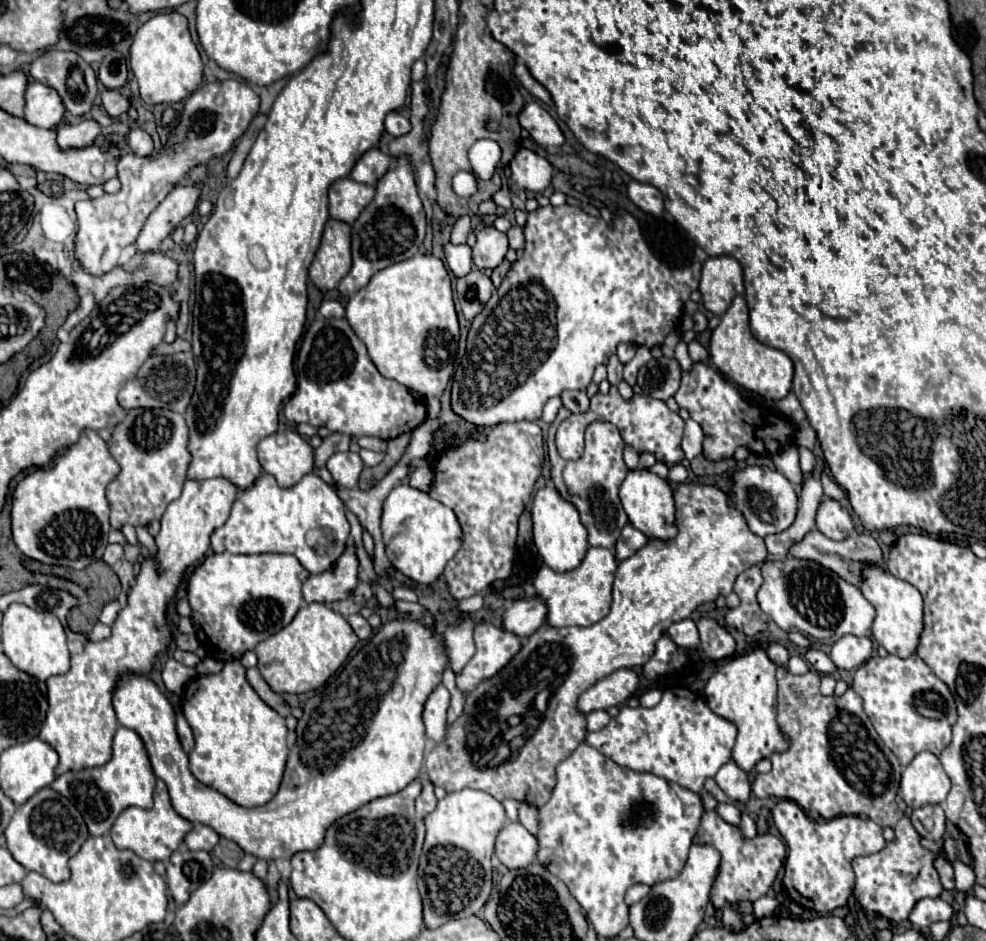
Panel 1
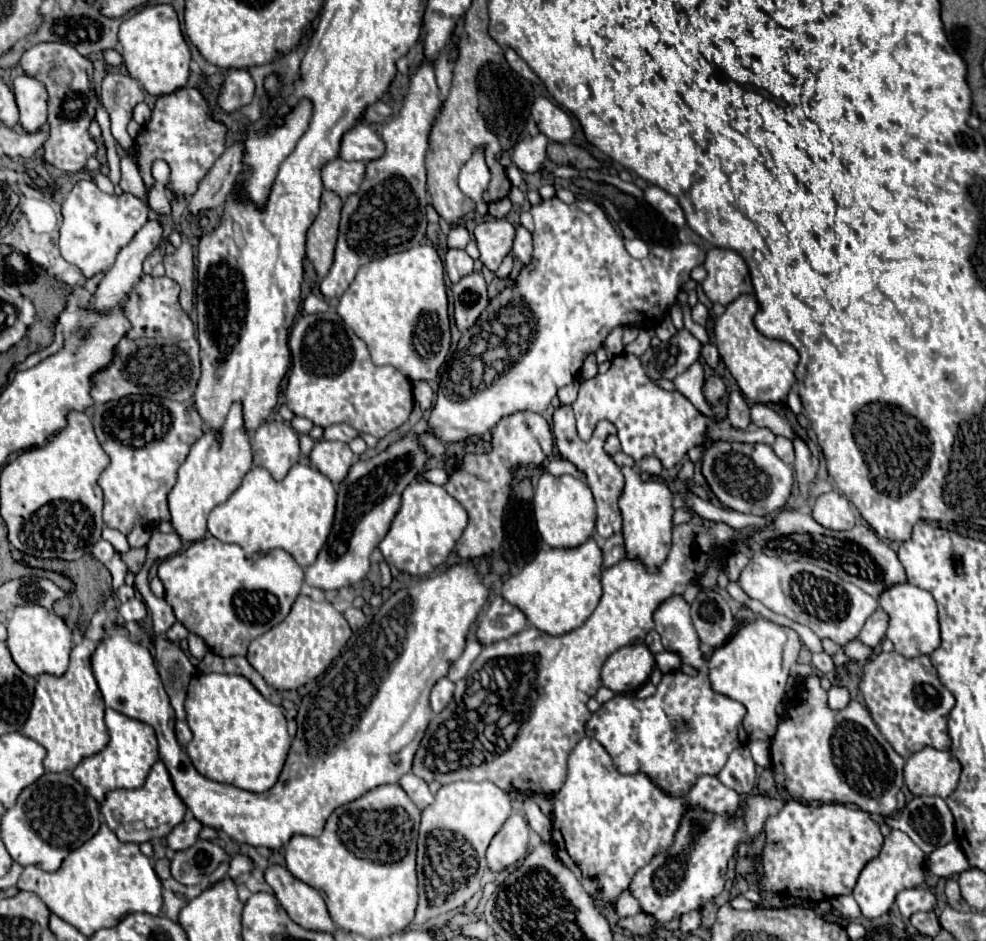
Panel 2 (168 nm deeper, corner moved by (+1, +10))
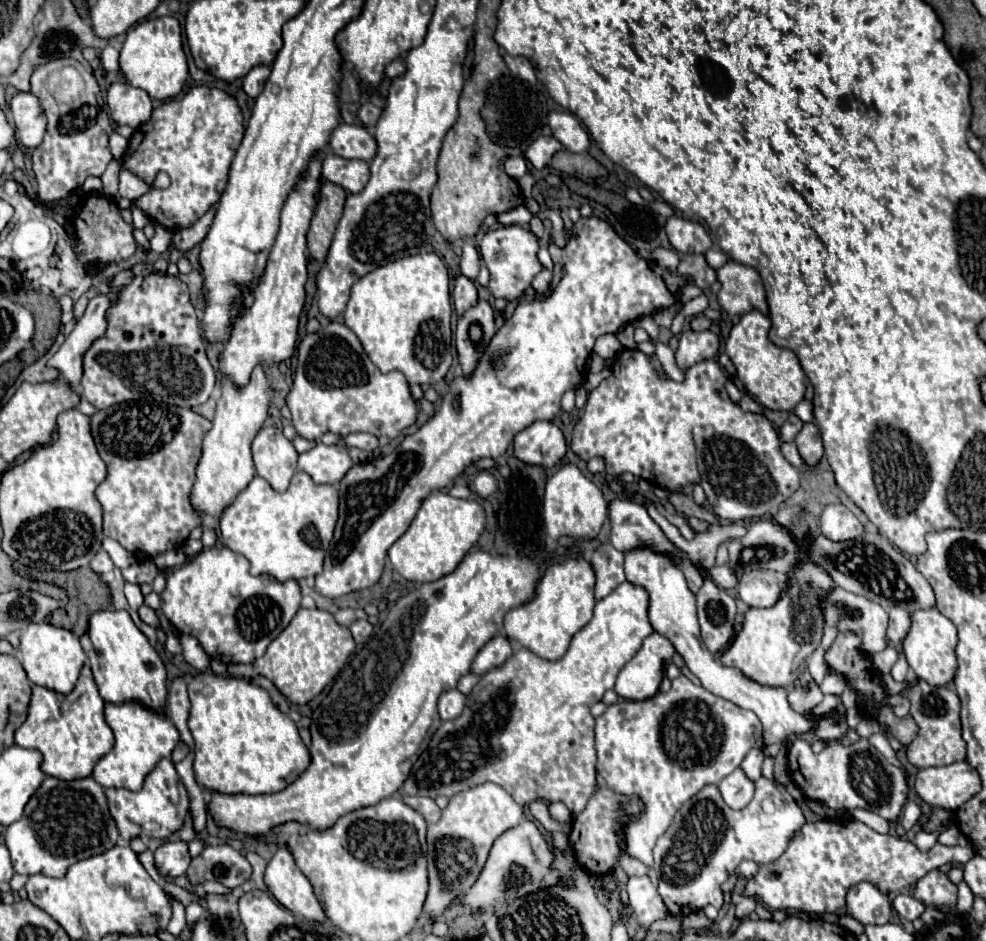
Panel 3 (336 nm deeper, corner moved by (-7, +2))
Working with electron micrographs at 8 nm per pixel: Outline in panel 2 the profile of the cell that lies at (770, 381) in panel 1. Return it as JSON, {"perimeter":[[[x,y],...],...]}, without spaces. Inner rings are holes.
{"perimeter":[[[742,294],[740,298],[736,298],[716,320],[714,342],[718,346],[722,362],[738,382],[748,404],[778,404],[786,400],[792,384],[796,382],[794,370],[798,364],[798,352],[786,342],[770,340],[760,334],[752,320],[756,312],[758,302],[754,296]]]}

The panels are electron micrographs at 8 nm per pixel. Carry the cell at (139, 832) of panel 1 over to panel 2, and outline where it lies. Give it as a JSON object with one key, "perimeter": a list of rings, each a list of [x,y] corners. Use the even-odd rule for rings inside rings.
{"perimeter":[[[158,760],[150,768],[144,786],[140,786],[136,790],[122,788],[122,790],[108,792],[100,810],[106,818],[106,824],[118,836],[118,840],[142,844],[152,838],[166,838],[170,834],[170,830],[182,822],[184,812],[186,812],[186,804],[176,794],[172,778],[170,778],[164,762]]]}

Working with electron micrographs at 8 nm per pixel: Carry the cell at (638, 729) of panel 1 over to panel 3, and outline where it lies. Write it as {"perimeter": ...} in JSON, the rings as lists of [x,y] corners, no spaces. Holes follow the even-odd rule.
{"perimeter":[[[684,674],[672,680],[672,688],[666,694],[658,692],[656,696],[642,702],[620,700],[608,706],[608,710],[600,718],[596,718],[596,774],[614,792],[640,794],[646,804],[640,820],[626,832],[630,856],[642,860],[650,868],[654,864],[652,848],[658,836],[662,836],[662,832],[666,832],[666,828],[672,824],[678,808],[682,808],[682,804],[690,800],[690,796],[698,794],[704,786],[718,784],[724,776],[734,772],[748,750],[762,746],[762,724],[754,712],[738,708],[720,696],[714,696],[702,686],[692,684]]]}

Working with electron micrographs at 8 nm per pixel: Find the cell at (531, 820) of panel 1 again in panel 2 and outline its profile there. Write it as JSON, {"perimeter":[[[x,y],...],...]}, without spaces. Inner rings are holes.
{"perimeter":[[[526,798],[524,800],[524,812],[526,812],[526,818],[528,818],[528,824],[530,828],[540,834],[542,840],[550,840],[550,834],[552,834],[552,822],[546,814],[542,814],[542,810],[538,808],[538,804],[534,802],[534,798]]]}

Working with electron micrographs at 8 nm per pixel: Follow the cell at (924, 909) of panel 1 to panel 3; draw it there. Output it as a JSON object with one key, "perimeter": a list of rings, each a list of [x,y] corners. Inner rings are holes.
{"perimeter":[[[898,894],[892,900],[892,906],[894,906],[894,910],[898,912],[900,918],[910,920],[910,922],[920,918],[924,914],[924,910],[926,910],[926,906],[920,900],[916,900],[914,896],[908,896],[908,894]]]}

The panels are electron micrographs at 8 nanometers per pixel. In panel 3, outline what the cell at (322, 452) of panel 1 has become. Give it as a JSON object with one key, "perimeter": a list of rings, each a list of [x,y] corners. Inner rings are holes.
{"perimeter":[[[350,434],[344,438],[348,448],[360,448],[366,452],[374,452],[378,448],[378,438],[372,434]]]}

